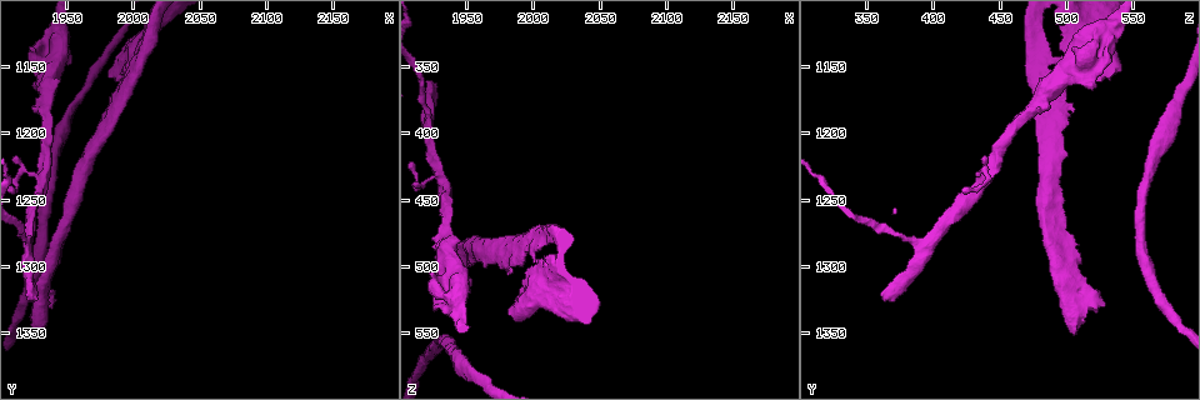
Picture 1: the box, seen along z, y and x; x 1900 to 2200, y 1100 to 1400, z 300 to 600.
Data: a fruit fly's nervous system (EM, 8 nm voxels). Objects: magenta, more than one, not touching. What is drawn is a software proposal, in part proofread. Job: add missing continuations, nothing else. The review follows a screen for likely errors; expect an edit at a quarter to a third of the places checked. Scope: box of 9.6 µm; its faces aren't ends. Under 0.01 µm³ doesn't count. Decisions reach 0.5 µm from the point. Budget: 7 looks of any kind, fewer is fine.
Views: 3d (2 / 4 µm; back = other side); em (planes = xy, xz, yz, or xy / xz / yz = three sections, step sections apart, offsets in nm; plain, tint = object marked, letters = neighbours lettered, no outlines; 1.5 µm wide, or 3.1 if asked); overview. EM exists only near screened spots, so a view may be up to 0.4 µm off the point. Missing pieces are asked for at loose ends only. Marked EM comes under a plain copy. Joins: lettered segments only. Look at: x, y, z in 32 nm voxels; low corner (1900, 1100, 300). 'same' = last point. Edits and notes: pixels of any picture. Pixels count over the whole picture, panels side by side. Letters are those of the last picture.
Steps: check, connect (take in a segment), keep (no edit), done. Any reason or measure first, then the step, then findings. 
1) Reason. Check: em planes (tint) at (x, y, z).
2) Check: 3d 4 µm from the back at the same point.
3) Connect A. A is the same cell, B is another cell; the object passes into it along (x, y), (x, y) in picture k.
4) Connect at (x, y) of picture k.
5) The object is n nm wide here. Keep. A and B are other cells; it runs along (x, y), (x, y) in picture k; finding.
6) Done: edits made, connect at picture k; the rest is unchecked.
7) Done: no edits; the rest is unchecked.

Check: 3d 2 µm at (1920, 1324, 362).

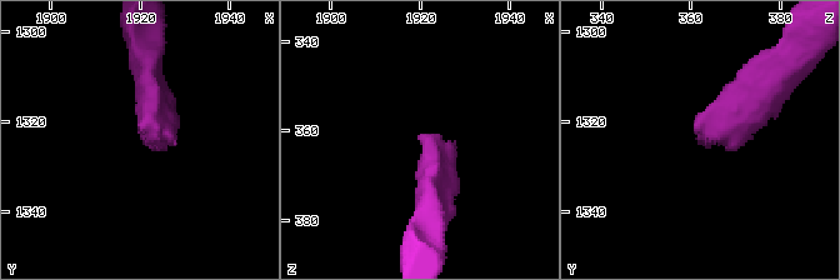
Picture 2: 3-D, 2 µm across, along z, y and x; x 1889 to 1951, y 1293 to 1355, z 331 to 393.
Need the tissue. Check: em xy step 4 (tint) at (1921, 1323, 361).

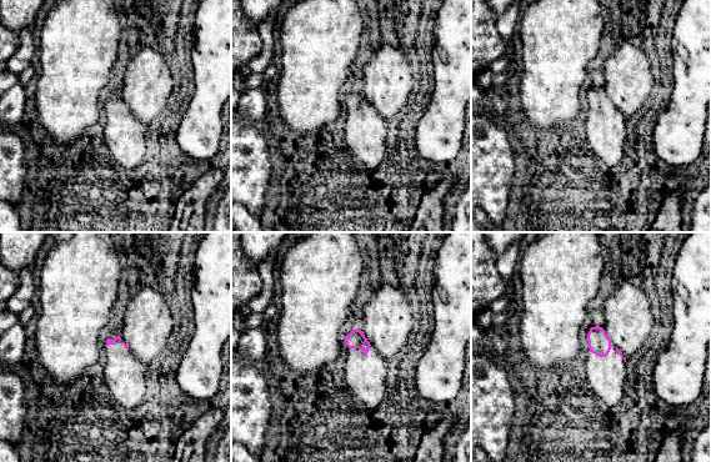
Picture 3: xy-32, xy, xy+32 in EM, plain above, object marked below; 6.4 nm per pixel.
Check: em planes (letters) at the same point.

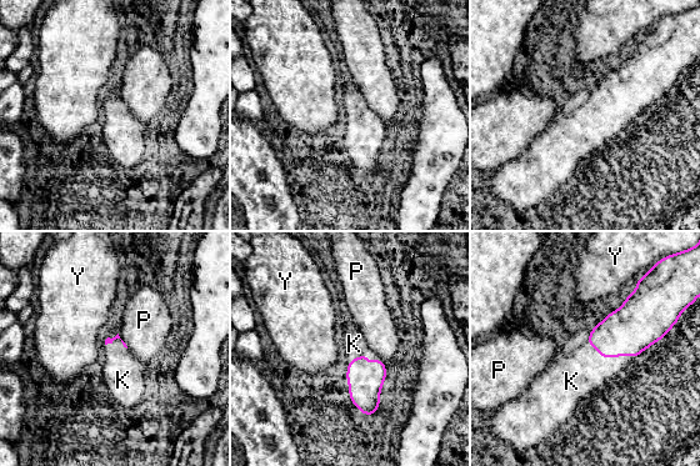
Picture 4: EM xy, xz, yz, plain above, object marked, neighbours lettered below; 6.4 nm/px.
Connect at (354, 344) of picture 4. K is the same cell, P and Y are other cells; the object passes into it along (365, 386), (349, 361), (354, 344) in picture 4; the neuron continues.

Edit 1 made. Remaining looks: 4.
Branch stops here. Check: 3d 4 µm at (1938, 1316, 520).

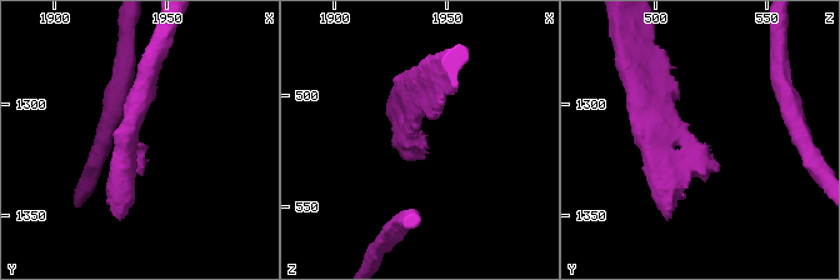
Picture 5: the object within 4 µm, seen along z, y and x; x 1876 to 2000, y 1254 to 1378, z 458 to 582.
Now the EM. Check: em xy step 8 (letters) at (1938, 1316, 519).

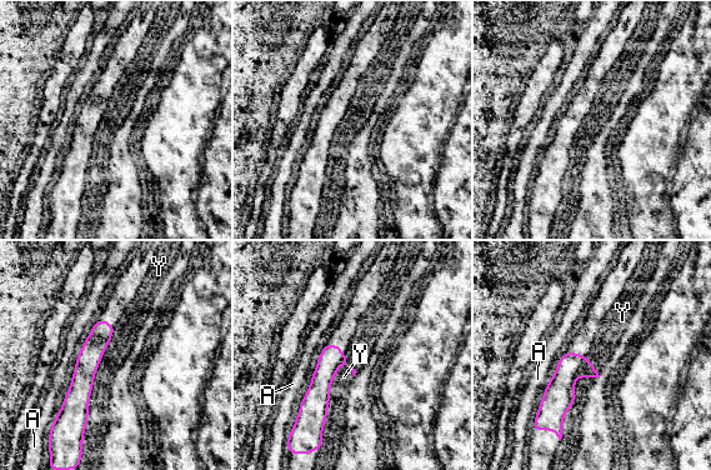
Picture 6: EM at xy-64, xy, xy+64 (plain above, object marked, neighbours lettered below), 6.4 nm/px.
Cut it another way. Check: em planes (letters) at the same point.

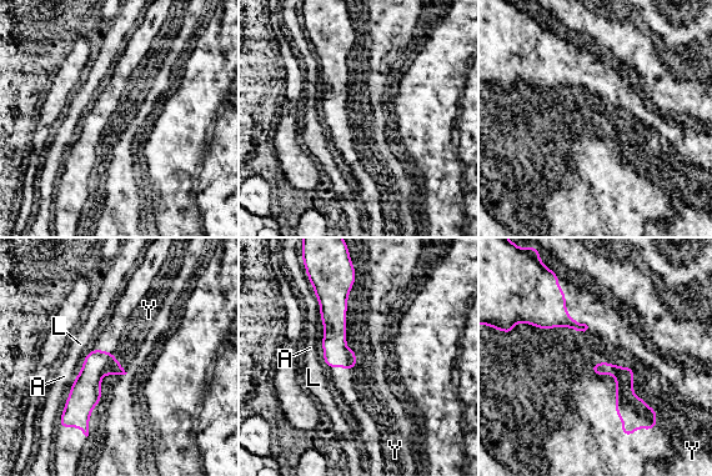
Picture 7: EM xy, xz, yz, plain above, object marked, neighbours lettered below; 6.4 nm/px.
Keep. A, L and Y are other cells; a border runs along (111, 351), (68, 427) in picture 7; none of them fits.

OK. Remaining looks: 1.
Done: edits made, connect at picture 4; the rest is unchecked.

